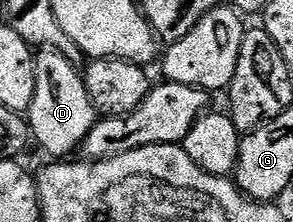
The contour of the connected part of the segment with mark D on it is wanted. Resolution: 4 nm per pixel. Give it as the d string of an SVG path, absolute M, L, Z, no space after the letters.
M42 48L37 51L34 59L36 64L36 92L32 96L32 104L28 111L28 125L33 141L38 141L38 146L46 154L51 154L51 159L62 160L73 150L77 151L85 142L88 132L92 132L96 121L94 105L88 100L88 88L82 79L83 71L73 62L58 51L57 48Z

